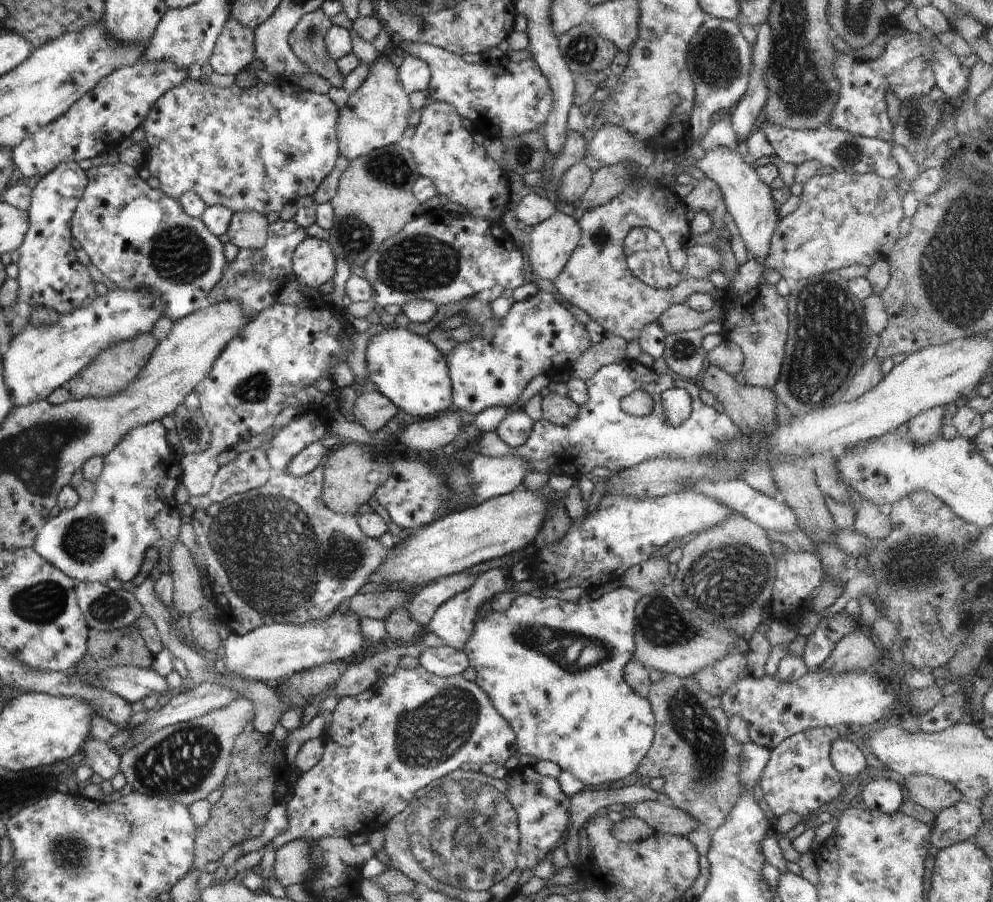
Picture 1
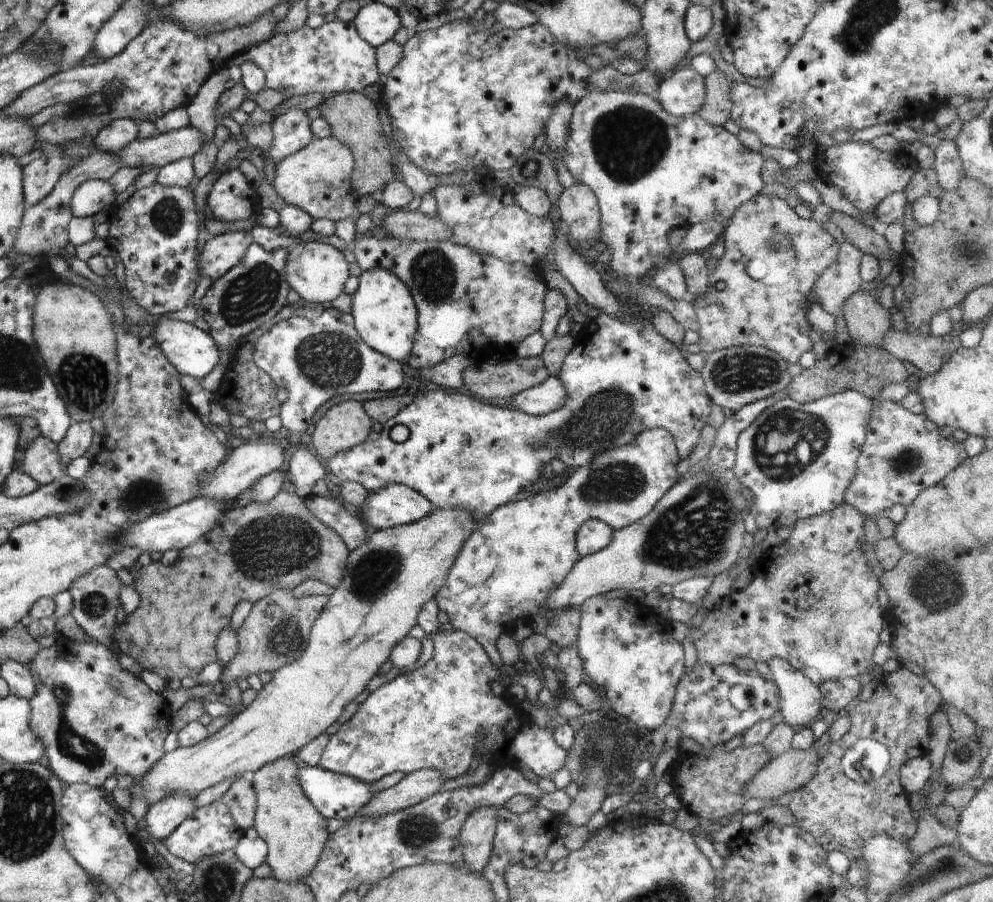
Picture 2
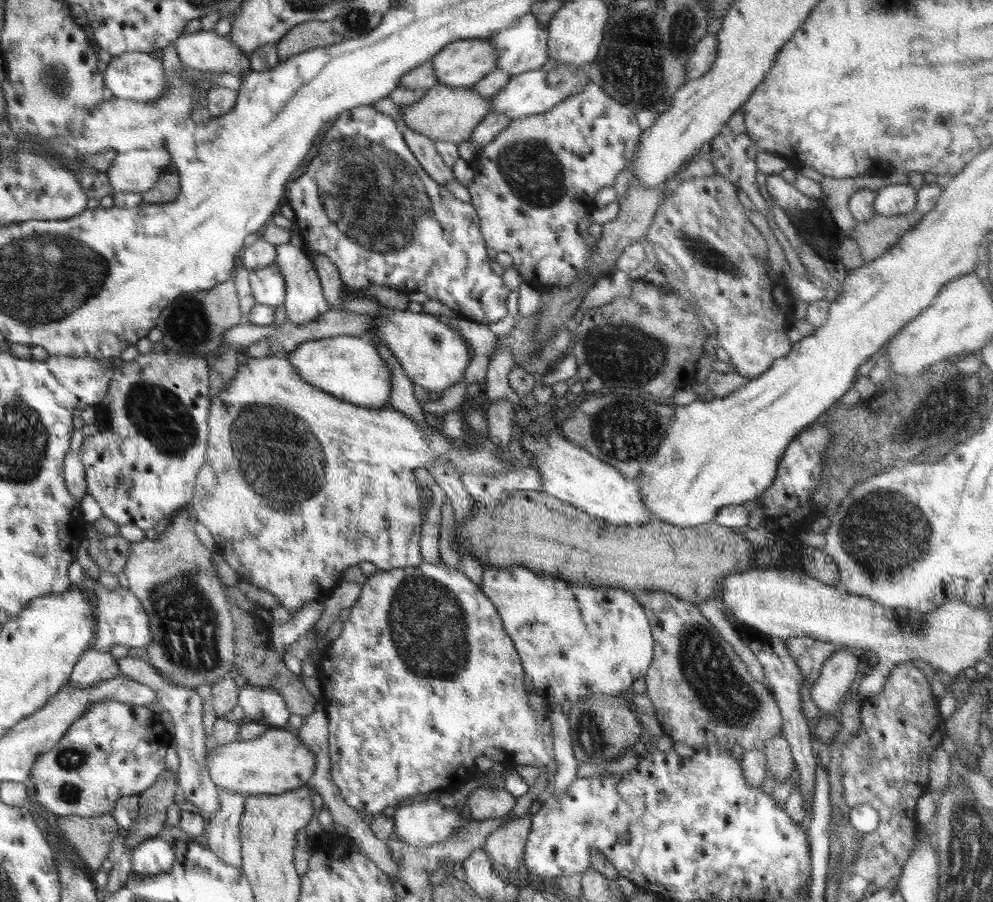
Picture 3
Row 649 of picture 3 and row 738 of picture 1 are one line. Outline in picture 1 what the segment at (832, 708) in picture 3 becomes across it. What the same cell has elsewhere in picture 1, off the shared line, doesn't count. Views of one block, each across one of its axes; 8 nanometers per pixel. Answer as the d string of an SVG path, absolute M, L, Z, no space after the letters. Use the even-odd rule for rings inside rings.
M850 735L836 738L832 742L829 754L834 768L848 782L852 776L868 768L866 758L858 748L857 741Z

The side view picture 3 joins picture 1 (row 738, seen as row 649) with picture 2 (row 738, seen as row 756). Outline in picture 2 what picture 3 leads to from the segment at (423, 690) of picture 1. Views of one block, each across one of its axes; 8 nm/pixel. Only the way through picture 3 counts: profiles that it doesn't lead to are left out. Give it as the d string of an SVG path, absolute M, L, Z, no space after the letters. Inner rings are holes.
M462 631L436 632L431 634L431 638L435 646L434 656L423 666L400 673L370 693L360 703L356 714L341 724L336 734L329 736L318 767L367 783L376 782L392 772L407 775L422 769L436 769L445 776L445 780L453 779L470 770L470 762L480 746L478 734L482 730L487 734L482 754L492 749L492 762L497 767L526 766L540 778L551 778L555 770L566 765L568 751L556 744L554 725L547 729L538 726L528 713L521 710L520 703L510 692L502 697L494 695L490 683L500 679L503 669L490 660L475 638Z

